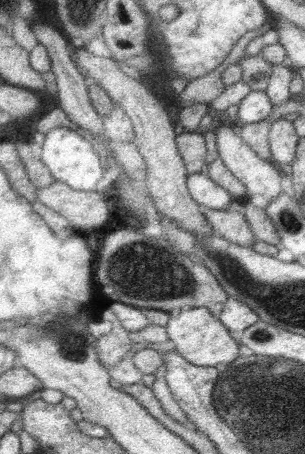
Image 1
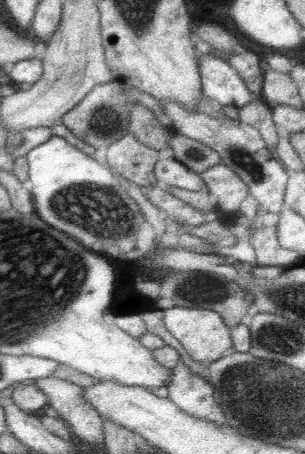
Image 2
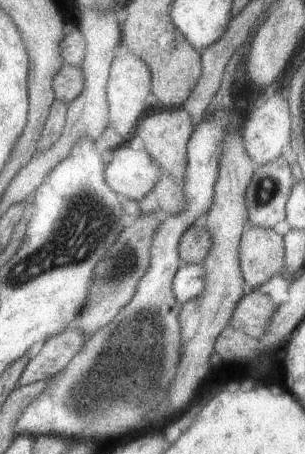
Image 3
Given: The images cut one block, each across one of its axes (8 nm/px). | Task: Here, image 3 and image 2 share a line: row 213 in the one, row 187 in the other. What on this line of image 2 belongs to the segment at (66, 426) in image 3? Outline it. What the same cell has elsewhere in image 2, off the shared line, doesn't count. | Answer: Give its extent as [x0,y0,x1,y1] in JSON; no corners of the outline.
[155,158,207,192]

